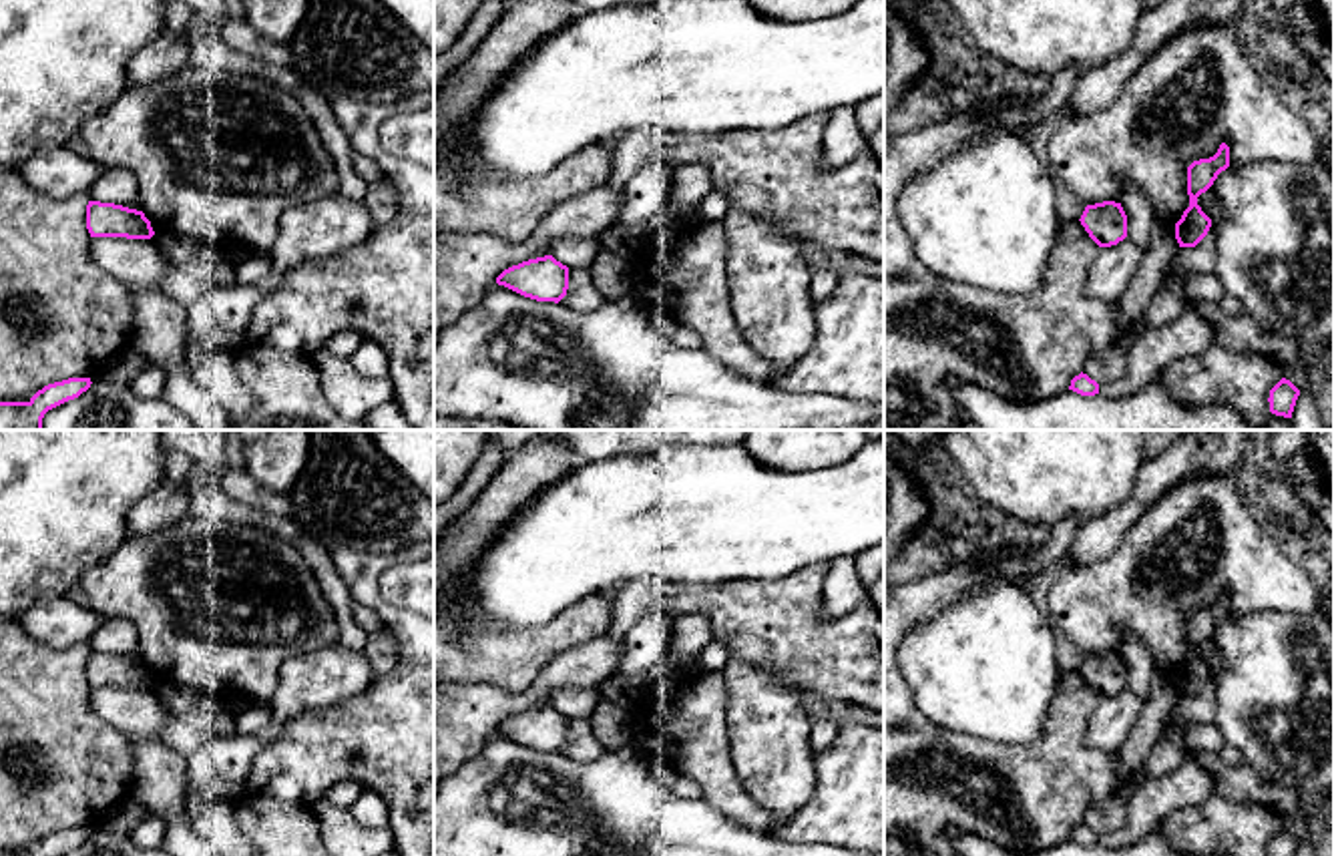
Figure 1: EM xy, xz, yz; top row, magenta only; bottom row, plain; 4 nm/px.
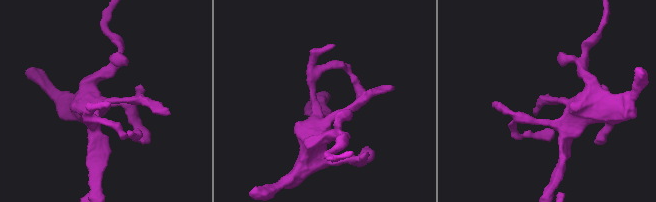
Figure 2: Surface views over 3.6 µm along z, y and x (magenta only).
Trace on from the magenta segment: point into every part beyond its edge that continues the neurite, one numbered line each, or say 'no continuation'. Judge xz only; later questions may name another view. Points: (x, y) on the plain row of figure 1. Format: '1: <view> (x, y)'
no continuation

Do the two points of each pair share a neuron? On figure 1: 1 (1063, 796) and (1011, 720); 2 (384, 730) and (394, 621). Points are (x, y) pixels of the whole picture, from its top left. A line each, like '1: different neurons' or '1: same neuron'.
1: different neurons
2: same neuron

